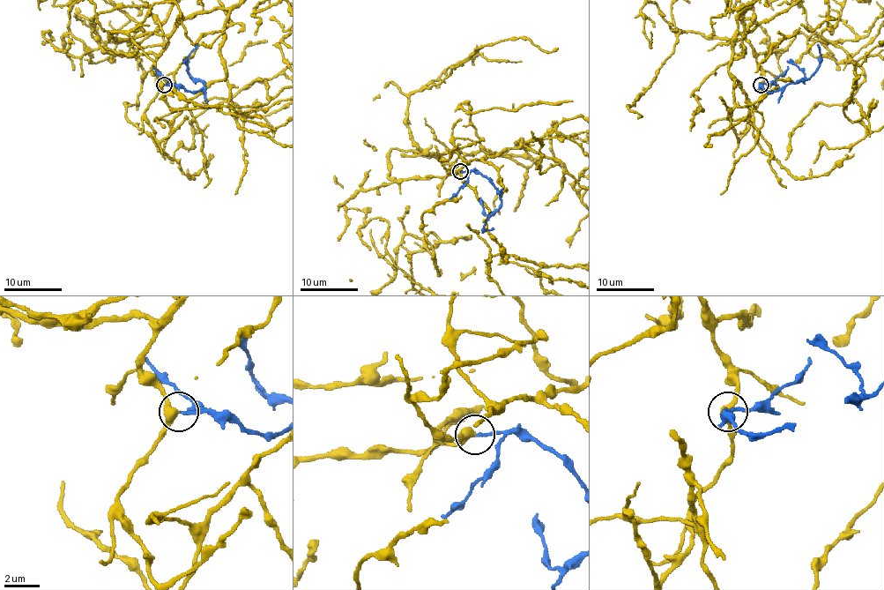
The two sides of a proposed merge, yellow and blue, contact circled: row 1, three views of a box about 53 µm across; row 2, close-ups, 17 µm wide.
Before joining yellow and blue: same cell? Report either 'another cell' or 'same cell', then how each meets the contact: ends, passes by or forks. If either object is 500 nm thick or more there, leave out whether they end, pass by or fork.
same cell | yellow passes by | blue ends

